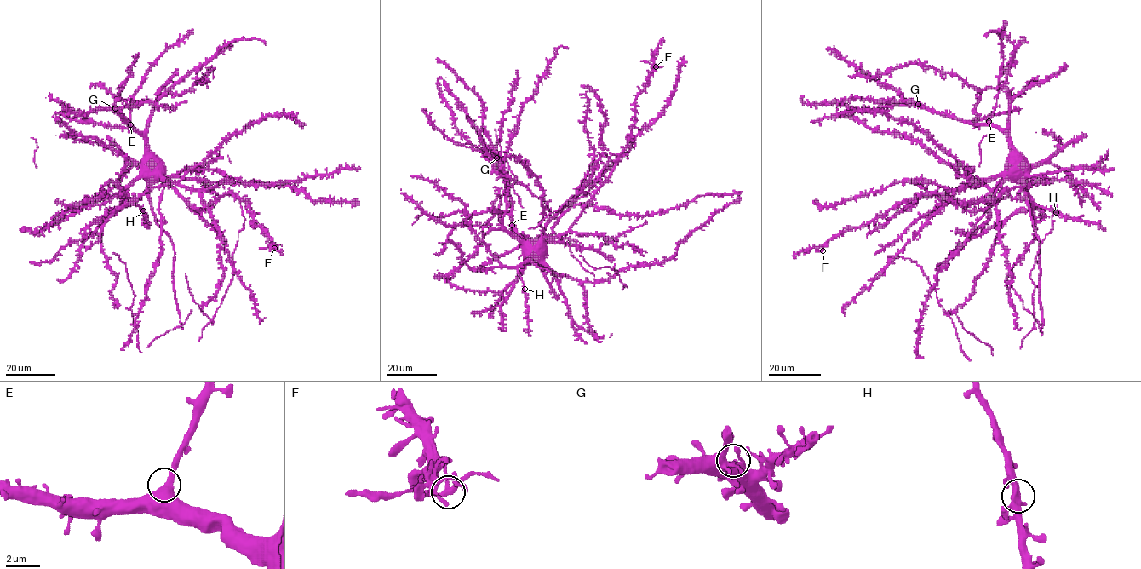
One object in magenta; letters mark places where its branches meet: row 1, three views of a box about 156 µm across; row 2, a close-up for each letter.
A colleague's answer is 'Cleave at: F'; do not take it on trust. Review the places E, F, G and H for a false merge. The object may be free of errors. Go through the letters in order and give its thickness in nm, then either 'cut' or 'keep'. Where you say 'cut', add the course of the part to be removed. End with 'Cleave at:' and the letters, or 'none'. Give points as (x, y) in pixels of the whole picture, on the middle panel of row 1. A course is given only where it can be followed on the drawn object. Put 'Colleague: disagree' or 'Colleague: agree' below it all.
E: 420 nm | keep
F: 280 nm | cut | (656, 66), (640, 61)
G: 420 nm | keep
H: 440 nm | keep
Cleave at: F
Colleague: agree

